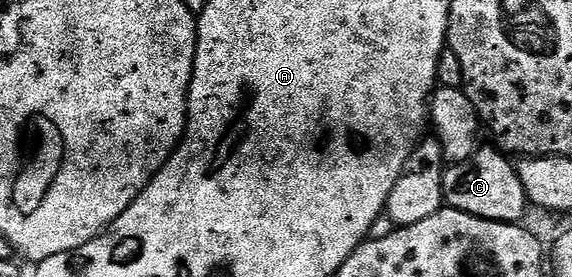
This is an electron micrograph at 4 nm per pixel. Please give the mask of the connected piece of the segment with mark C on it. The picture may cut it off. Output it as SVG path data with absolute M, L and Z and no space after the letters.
M479 146L468 161L447 166L444 173L445 206L481 219L521 224L525 220L522 218L526 215L528 200L518 176L518 168L497 146L489 146Z

